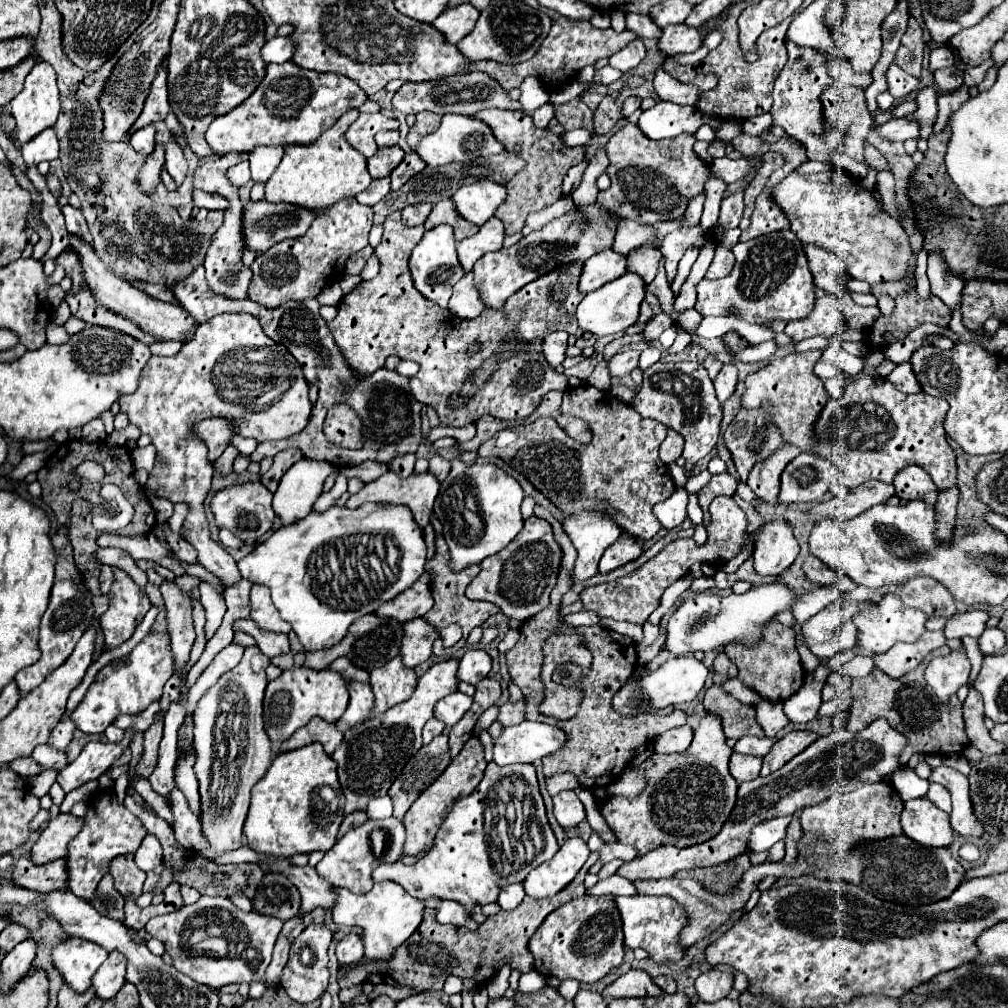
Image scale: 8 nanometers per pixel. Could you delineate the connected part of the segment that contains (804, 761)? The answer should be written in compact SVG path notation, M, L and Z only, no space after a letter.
M876 719L864 731L850 733L850 731L834 731L826 737L816 739L810 747L806 747L798 757L790 759L782 769L768 777L758 777L754 781L746 781L738 785L738 799L730 819L722 825L722 831L708 839L706 843L698 843L694 847L678 849L674 845L658 847L642 857L636 857L630 863L624 863L616 873L628 881L640 879L664 879L674 877L678 871L692 869L692 867L706 867L718 865L728 859L738 857L740 853L748 851L748 837L752 827L758 823L770 821L774 817L792 815L802 811L804 807L818 805L826 801L832 793L846 793L854 791L866 783L878 783L888 773L898 767L898 755L906 747L906 737L894 731L886 719Z

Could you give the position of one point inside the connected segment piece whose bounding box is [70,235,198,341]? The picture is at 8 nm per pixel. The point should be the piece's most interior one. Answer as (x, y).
(164, 320)

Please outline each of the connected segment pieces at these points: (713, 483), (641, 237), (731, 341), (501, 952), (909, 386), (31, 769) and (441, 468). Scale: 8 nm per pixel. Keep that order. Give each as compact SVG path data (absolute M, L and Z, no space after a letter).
M720 473L720 475L712 475L710 481L700 489L698 493L698 505L702 507L704 511L704 525L710 523L710 513L708 513L708 505L712 503L714 497L720 497L720 495L728 495L732 497L734 491L738 487L738 481L728 475L728 473Z
M622 219L618 225L614 251L626 255L628 251L642 247L642 245L654 245L656 249L660 249L662 239L658 235L658 229L656 227L640 227L638 223L634 223L630 219Z
M728 333L728 335L724 335L722 339L730 345L730 353L732 353L732 355L734 355L734 353L738 353L740 349L744 349L744 347L748 347L748 345L750 345L746 339L742 339L742 337L740 337L740 335L736 335L736 333Z
M590 853L588 861L580 869L580 873L554 897L550 899L532 899L524 897L524 901L512 909L512 911L500 911L496 917L488 917L484 927L476 931L468 931L458 925L440 925L434 917L432 909L424 911L424 919L410 937L408 943L398 947L394 953L394 959L386 965L388 967L388 977L380 973L382 969L376 967L374 971L364 971L360 965L354 965L352 969L340 969L338 971L338 983L340 987L352 987L352 985L362 985L362 983L386 983L388 985L400 985L400 987L410 987L416 995L424 991L442 991L444 981L450 975L456 975L460 979L474 979L478 987L486 987L486 983L498 973L504 965L510 965L510 969L518 969L520 973L532 971L532 953L528 951L528 941L536 933L536 929L542 925L548 913L552 913L556 907L578 899L584 895L584 875L588 869L596 863L598 853Z
M900 363L886 379L902 393L918 393L918 391L922 391L910 363Z
M32 757L20 758L10 763L10 768L17 772L22 778L32 778L38 775L41 771L38 764Z
M434 455L434 457L430 457L430 467L428 467L428 471L430 471L432 475L436 475L438 481L442 481L442 479L448 475L448 471L450 471L450 463L448 463L446 459L442 459L440 455Z

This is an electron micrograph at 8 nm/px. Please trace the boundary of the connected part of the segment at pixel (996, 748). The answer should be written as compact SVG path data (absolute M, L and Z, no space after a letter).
M970 687L970 693L964 701L964 721L968 739L976 749L980 749L986 755L998 755L1006 751L1006 745L996 743L984 727L984 705L980 693L974 687Z

